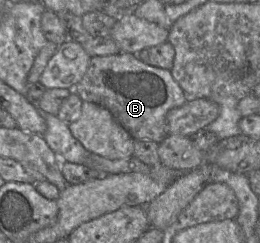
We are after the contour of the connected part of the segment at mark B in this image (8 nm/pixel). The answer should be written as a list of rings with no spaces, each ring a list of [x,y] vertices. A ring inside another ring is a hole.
[[[133,53],[91,57],[84,76],[73,92],[82,101],[109,110],[133,140],[150,140],[157,144],[168,135],[165,125],[167,113],[186,103],[183,90],[169,70],[147,65]]]

